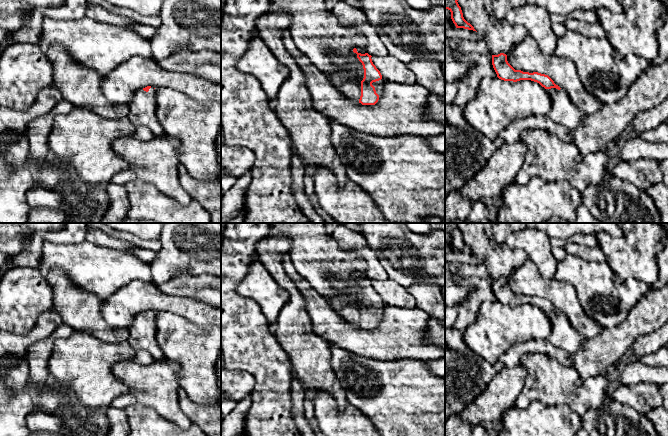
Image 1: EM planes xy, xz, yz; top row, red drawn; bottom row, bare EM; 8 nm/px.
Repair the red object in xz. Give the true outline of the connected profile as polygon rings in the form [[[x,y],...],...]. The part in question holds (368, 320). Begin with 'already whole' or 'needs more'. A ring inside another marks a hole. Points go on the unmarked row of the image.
needs more | [[[354,272],[353,276],[362,287],[362,291],[355,293],[355,300],[351,303],[346,301],[346,294],[334,296],[330,299],[332,308],[346,321],[362,329],[375,329],[379,324],[373,306],[382,303],[380,295],[373,288],[371,279],[361,278]]]

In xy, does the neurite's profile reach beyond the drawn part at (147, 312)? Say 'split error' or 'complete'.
split error

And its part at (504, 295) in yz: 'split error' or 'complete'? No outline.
split error

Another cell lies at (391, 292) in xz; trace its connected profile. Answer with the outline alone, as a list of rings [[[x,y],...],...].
[[[386,279],[383,281],[372,280],[373,288],[380,295],[382,302],[395,307],[413,309],[416,307],[415,298],[395,281]]]

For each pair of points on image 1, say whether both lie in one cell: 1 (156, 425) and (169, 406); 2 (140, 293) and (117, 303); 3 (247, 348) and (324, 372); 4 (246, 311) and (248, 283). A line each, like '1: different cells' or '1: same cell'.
1: different cells
2: same cell
3: different cells
4: different cells

